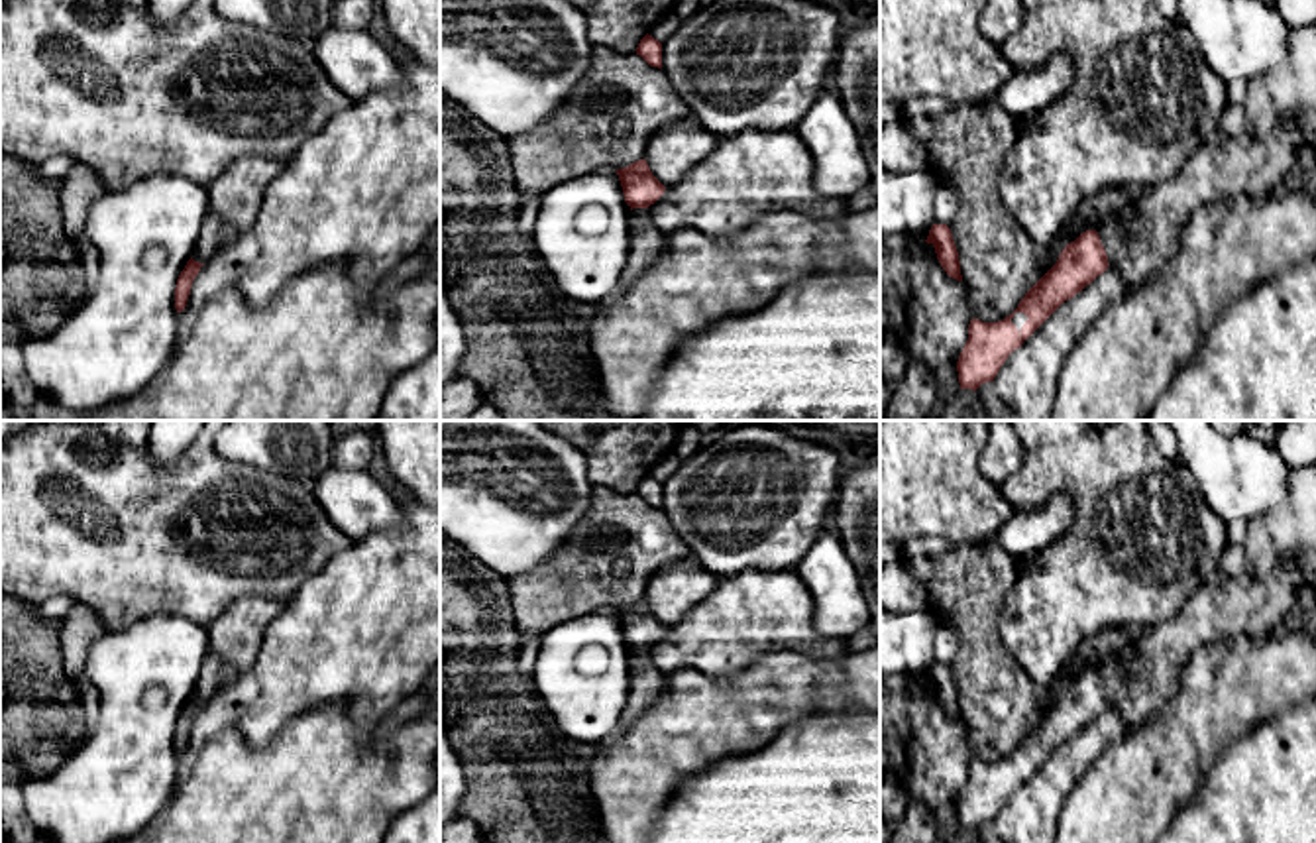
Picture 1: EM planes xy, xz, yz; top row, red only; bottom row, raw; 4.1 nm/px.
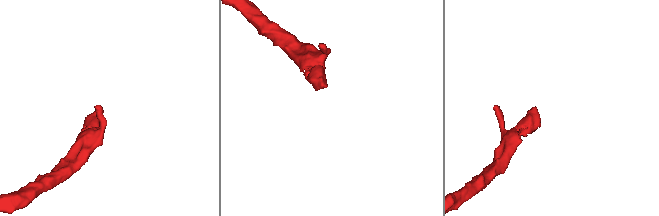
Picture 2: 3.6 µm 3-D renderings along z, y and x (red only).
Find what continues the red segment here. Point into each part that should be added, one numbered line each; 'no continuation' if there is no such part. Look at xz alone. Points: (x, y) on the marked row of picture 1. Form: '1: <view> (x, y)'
1: xz (647, 242)

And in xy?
1: xy (213, 232)

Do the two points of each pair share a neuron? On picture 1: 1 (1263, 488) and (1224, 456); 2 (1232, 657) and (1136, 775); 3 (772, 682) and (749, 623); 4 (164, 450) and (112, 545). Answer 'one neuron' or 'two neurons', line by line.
1: one neuron
2: one neuron
3: two neurons
4: two neurons

